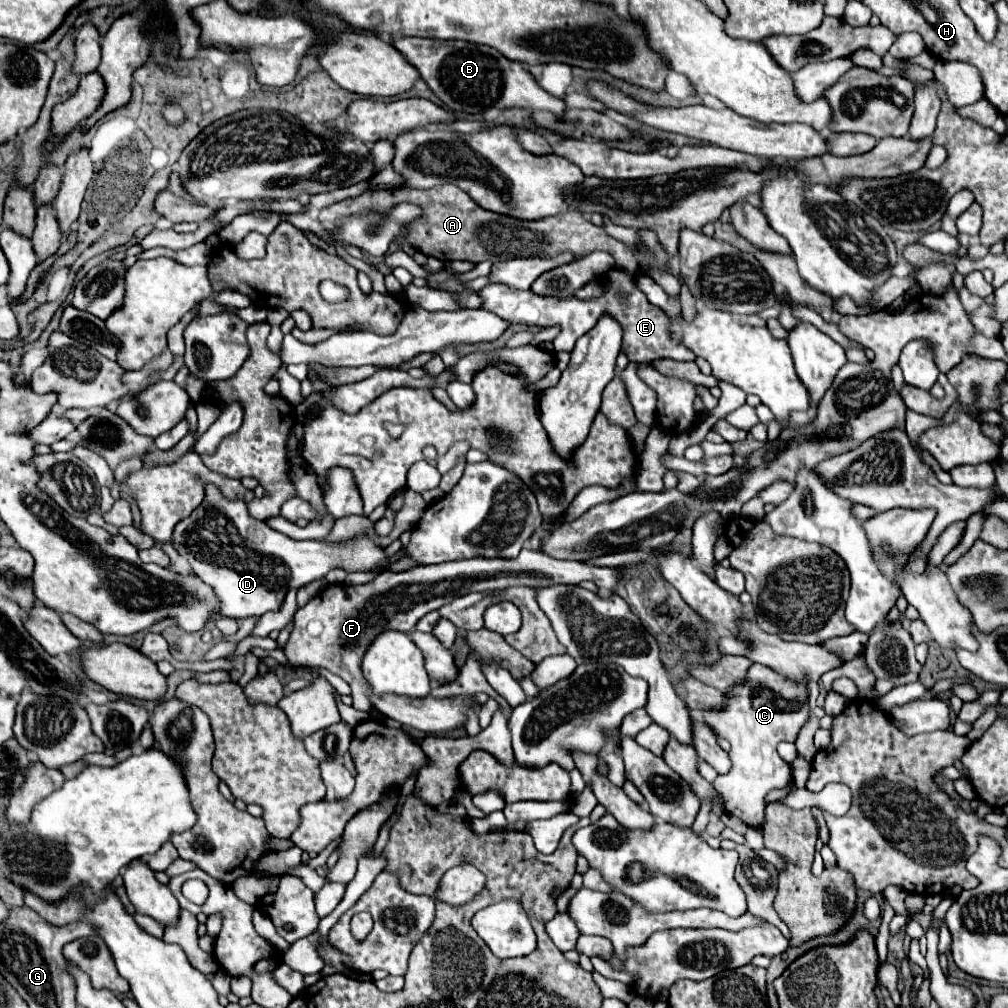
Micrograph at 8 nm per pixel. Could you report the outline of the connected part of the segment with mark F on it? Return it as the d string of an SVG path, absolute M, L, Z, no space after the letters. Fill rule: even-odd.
M521 549L515 559L485 559L475 557L467 561L451 561L437 565L421 565L401 573L379 573L365 585L329 585L319 597L313 597L307 605L295 613L289 641L283 649L287 661L299 667L299 657L319 657L319 667L345 679L353 689L353 707L369 713L372 705L367 695L367 681L361 673L361 661L367 647L387 629L411 631L415 623L429 611L451 603L455 597L471 591L495 591L507 587L533 587L533 585L577 585L583 579L593 581L599 589L613 591L619 585L617 567L595 567L579 561L559 561L547 553L535 553Z

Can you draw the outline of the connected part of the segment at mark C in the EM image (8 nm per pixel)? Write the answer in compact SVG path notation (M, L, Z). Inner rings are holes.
M755 663L749 673L747 673L747 681L741 687L735 687L731 693L727 693L727 707L723 711L707 711L703 713L703 721L707 725L711 725L711 729L725 737L731 743L731 751L729 751L729 759L731 759L731 769L729 773L717 777L713 781L713 787L723 793L723 797L727 797L727 813L739 817L741 821L745 821L749 827L763 827L765 825L765 797L773 791L773 789L793 789L791 783L791 771L789 765L777 755L777 743L785 741L785 739L795 739L799 729L803 727L803 721L807 721L809 715L809 707L807 707L807 689L801 685L791 685L791 681L787 681L785 677L777 675L773 669L767 669L765 665Z

